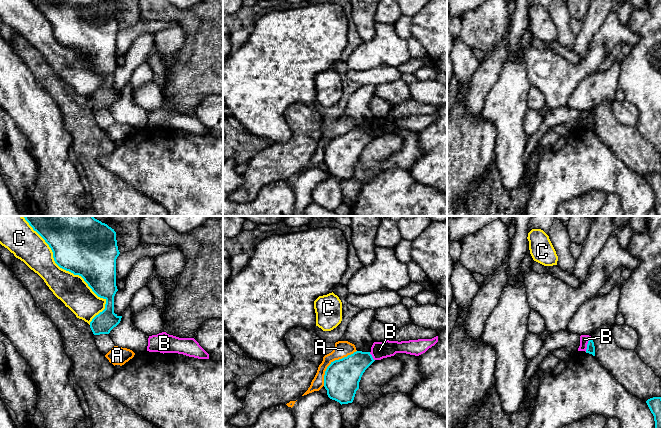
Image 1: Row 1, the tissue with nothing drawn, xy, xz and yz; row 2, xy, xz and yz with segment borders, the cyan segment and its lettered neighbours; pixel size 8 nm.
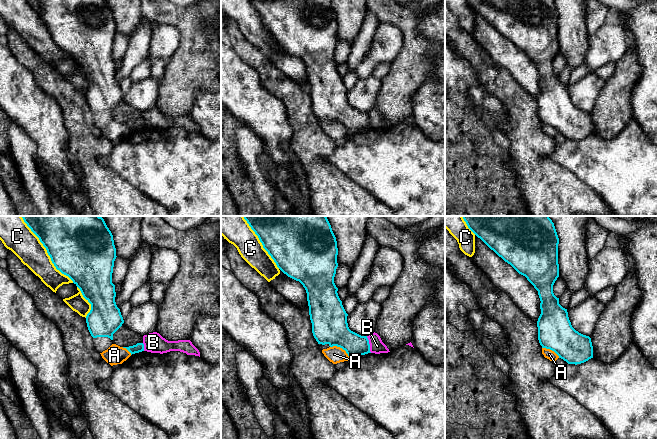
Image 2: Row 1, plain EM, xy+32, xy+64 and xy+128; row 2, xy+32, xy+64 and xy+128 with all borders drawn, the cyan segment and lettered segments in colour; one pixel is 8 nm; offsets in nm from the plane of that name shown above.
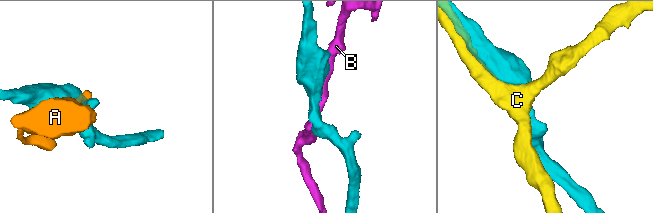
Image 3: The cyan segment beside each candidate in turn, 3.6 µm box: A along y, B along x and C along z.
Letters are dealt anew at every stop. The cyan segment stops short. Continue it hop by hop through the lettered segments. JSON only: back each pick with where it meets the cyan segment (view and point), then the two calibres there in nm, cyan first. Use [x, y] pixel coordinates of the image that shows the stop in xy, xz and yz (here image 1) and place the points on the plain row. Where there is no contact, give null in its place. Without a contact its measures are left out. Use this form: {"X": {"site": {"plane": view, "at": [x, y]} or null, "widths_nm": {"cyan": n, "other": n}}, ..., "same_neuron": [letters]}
{"same_neuron": []}

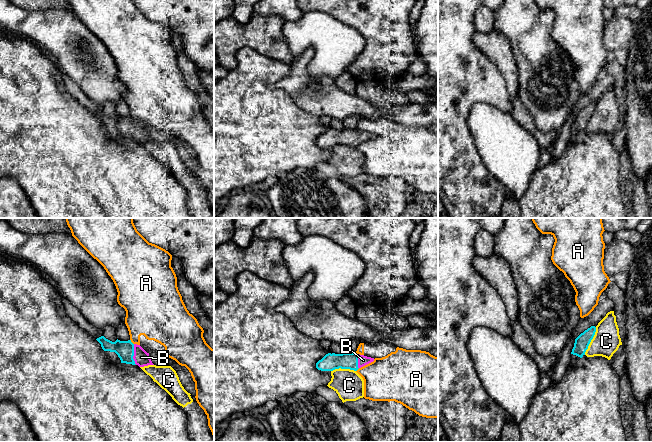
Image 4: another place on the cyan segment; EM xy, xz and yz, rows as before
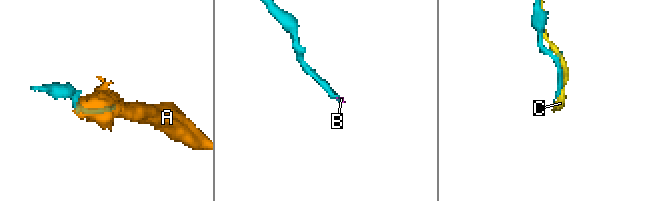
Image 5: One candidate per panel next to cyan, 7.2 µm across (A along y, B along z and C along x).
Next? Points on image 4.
{"B": {"site": {"plane": "xy", "at": [133, 130]}, "widths_nm": {"cyan": 140, "other": 120}}, "same_neuron": ["B"]}

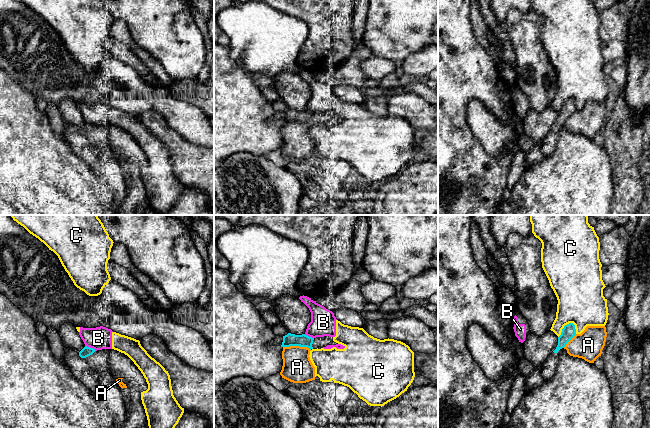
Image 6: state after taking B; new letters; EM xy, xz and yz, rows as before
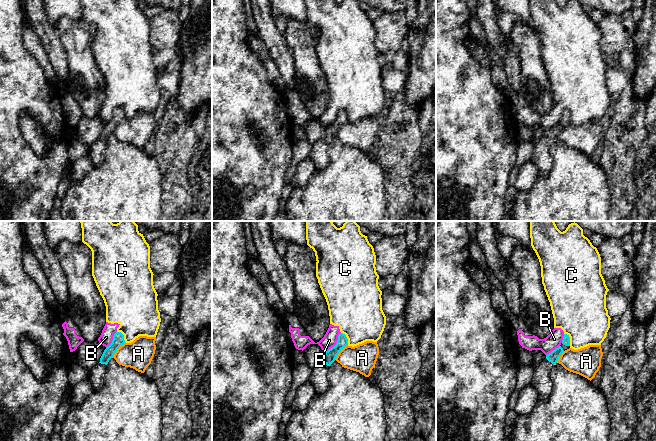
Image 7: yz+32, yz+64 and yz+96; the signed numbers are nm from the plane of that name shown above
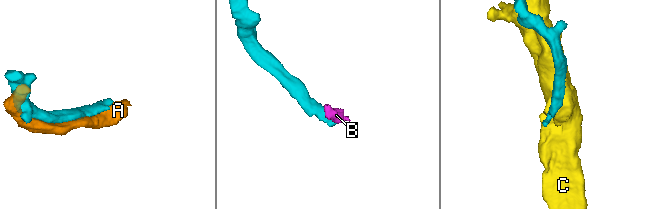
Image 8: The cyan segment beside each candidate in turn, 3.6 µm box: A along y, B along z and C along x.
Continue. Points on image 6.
{"same_neuron": []}

